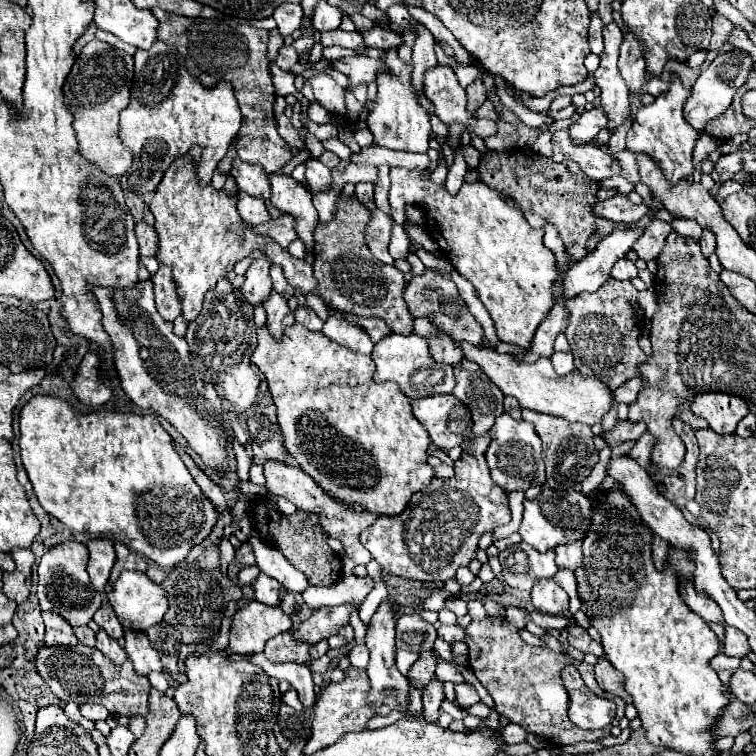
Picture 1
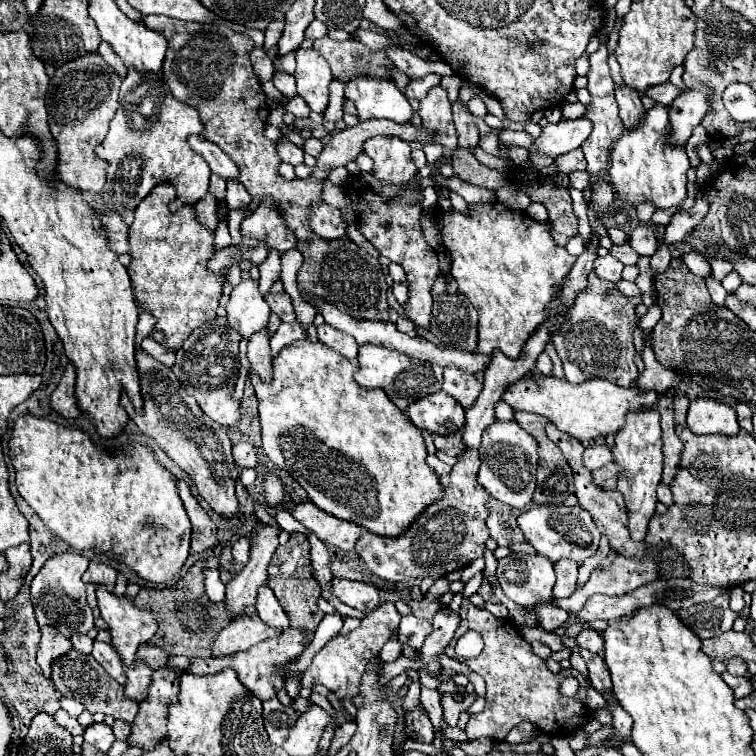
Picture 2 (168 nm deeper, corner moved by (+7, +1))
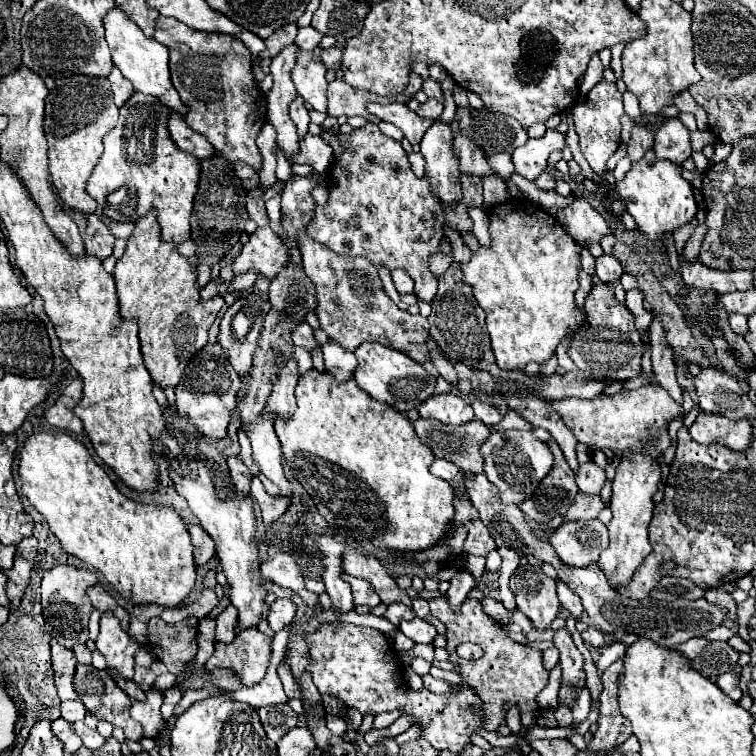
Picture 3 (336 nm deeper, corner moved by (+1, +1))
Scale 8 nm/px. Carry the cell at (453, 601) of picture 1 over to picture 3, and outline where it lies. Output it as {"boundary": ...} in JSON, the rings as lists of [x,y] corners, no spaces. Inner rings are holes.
{"boundary":[[[393,603],[393,605],[389,605],[389,609],[385,611],[385,615],[383,617],[387,617],[391,623],[399,623],[399,621],[403,621],[403,619],[415,619],[417,615],[415,615],[415,611],[411,609],[411,607],[407,607],[407,605],[403,605],[403,603]]]}

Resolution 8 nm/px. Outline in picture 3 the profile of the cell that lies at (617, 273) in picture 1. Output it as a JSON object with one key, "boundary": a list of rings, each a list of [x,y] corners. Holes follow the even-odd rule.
{"boundary":[[[601,255],[601,257],[597,257],[595,273],[597,273],[597,277],[601,281],[609,283],[609,281],[619,281],[625,271],[623,271],[621,263],[613,255]]]}

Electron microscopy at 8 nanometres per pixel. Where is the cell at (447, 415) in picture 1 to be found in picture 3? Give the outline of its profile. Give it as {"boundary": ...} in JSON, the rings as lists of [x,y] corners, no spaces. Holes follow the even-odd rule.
{"boundary":[[[433,395],[419,405],[419,417],[437,419],[445,425],[463,425],[473,419],[473,407],[459,395]]]}

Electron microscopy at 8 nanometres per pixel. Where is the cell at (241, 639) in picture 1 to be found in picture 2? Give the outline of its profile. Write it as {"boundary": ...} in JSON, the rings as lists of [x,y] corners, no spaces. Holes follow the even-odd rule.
{"boundary":[[[237,617],[235,621],[231,621],[215,639],[215,643],[211,645],[211,653],[213,657],[221,657],[221,655],[231,655],[231,653],[239,653],[239,651],[247,651],[249,647],[265,641],[265,639],[273,639],[279,637],[281,633],[275,629],[267,629],[267,625],[263,625],[263,621],[259,617]]]}

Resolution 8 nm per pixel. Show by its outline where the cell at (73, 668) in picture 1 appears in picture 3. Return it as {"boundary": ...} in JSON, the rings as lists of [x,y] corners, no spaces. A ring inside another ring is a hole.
{"boundary":[[[77,665],[73,687],[91,715],[109,721],[113,727],[121,727],[127,739],[139,741],[143,737],[141,725],[129,717],[129,697],[117,687],[107,669],[101,671],[93,665]]]}

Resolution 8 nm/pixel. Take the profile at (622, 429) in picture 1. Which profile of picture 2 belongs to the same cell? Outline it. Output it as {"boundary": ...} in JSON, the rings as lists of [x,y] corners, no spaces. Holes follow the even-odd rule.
{"boundary":[[[595,443],[595,445],[589,445],[585,449],[585,453],[583,453],[585,469],[595,471],[595,469],[607,465],[607,463],[611,463],[611,449],[607,445],[597,445]]]}

